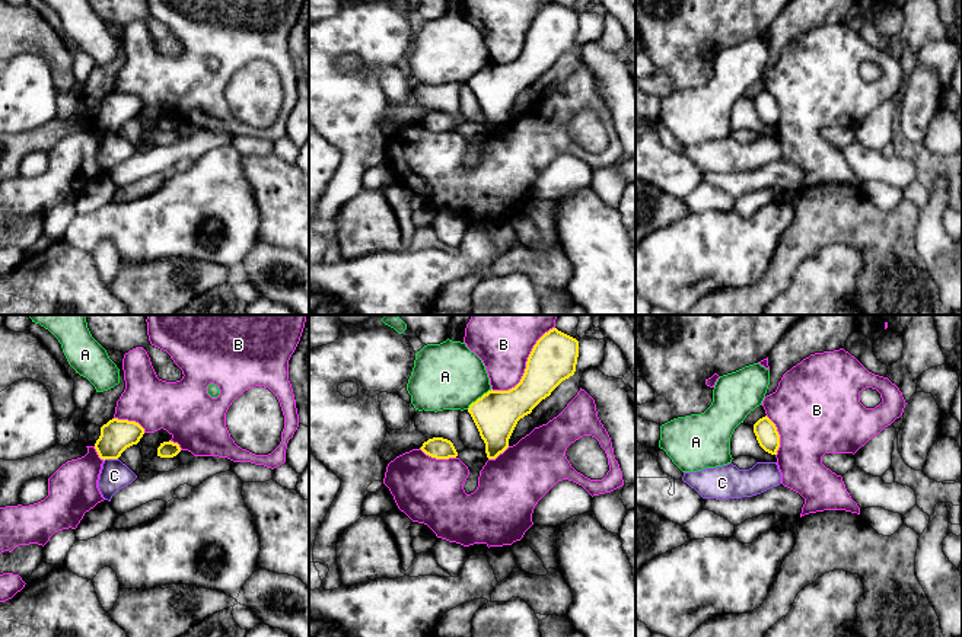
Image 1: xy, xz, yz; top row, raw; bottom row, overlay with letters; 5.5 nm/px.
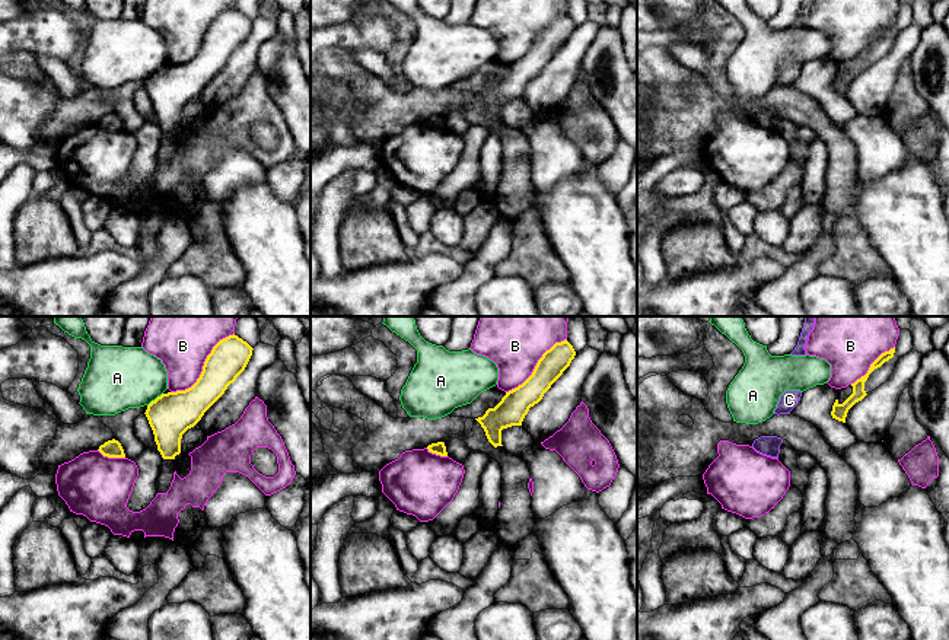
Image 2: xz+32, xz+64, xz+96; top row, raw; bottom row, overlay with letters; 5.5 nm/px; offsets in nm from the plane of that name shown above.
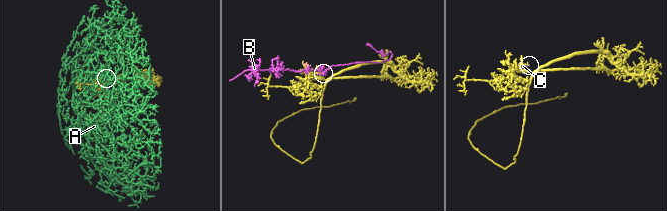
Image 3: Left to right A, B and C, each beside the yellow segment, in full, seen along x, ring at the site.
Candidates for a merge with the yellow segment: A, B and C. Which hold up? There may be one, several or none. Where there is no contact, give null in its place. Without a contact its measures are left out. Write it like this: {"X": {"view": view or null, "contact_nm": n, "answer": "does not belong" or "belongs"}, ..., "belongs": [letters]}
{"A": {"view": "xz", "contact_nm": 180, "answer": "does not belong"}, "B": {"view": "xz", "contact_nm": 500, "answer": "does not belong"}, "C": {"view": "xy", "contact_nm": 80, "answer": "does not belong"}, "belongs": []}

